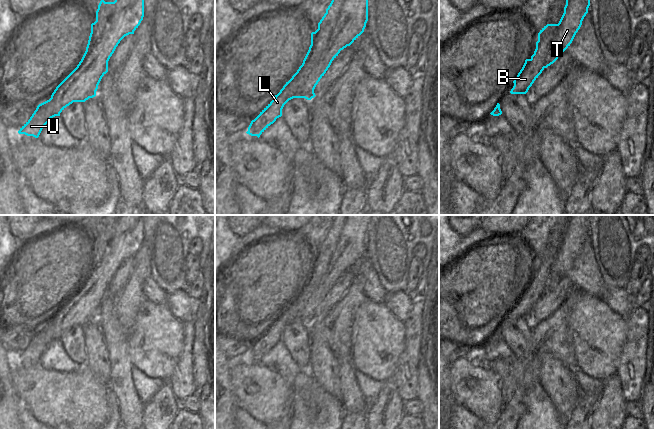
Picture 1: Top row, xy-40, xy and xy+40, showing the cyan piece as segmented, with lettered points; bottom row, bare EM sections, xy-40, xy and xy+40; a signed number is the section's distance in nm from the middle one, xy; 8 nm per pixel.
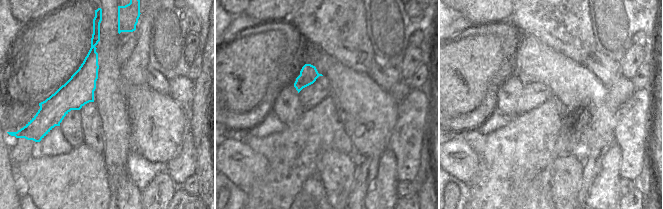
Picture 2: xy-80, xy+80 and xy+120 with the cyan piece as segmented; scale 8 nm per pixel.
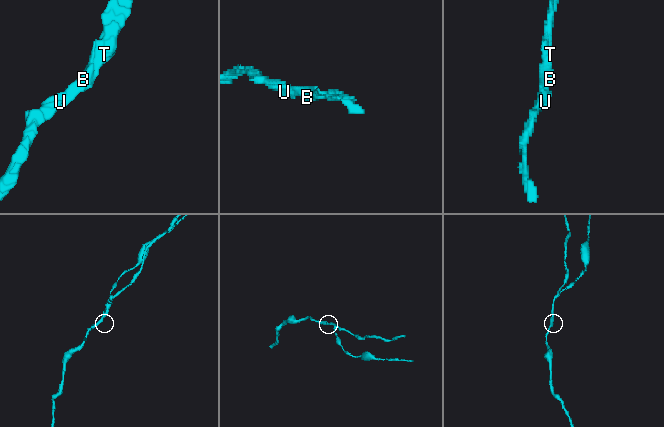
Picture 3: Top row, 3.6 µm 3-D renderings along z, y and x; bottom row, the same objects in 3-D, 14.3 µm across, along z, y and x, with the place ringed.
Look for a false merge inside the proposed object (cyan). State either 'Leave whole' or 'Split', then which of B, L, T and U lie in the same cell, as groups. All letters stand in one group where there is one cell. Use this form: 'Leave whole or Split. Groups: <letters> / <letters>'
Split. Groups: B / L T U.

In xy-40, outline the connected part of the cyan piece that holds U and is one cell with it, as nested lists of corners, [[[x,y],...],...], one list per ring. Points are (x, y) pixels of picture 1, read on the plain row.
[[[119,215],[114,237],[93,274],[86,274],[77,291],[56,311],[51,322],[39,328],[19,358],[38,362],[51,342],[73,326],[85,326],[96,320],[102,301],[108,296],[108,285],[120,265],[134,258],[144,241],[145,215]]]

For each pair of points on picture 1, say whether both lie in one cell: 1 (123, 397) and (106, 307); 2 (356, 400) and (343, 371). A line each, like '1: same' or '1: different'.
1: same
2: same

